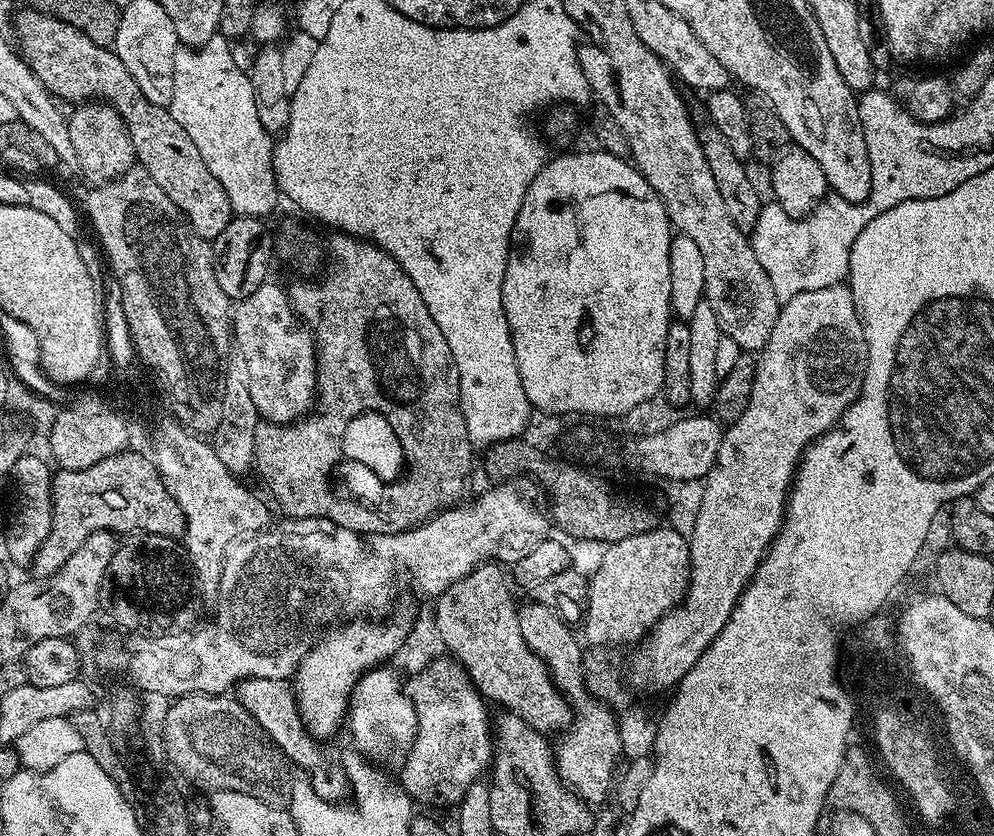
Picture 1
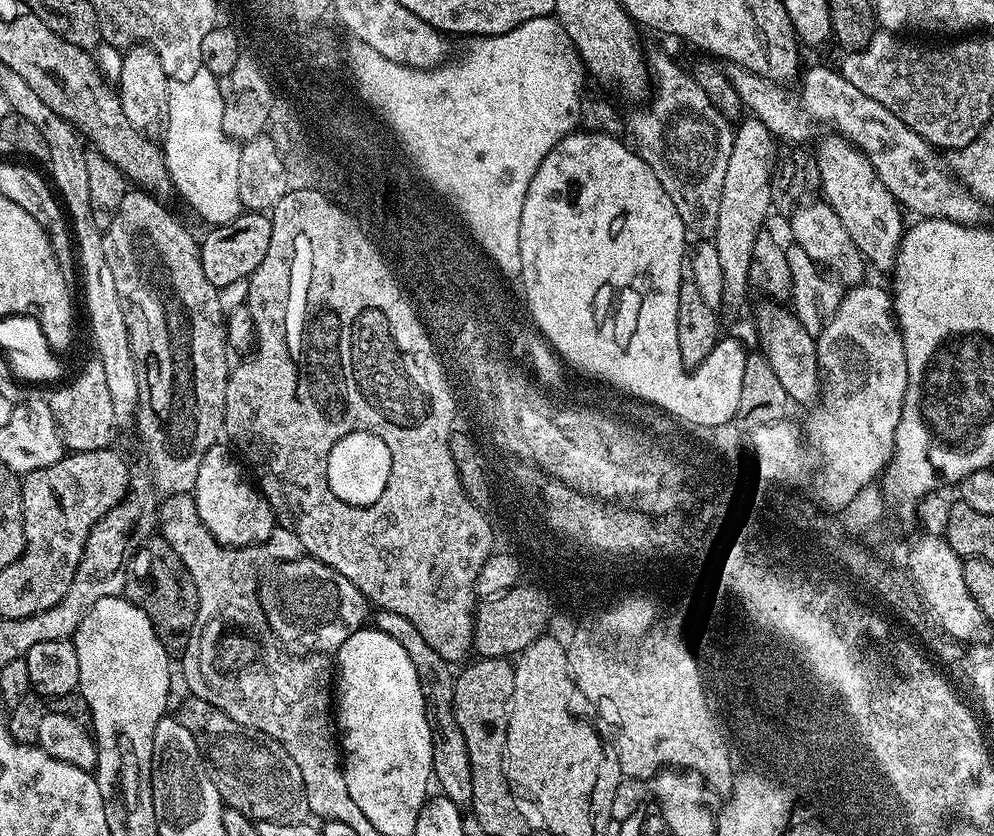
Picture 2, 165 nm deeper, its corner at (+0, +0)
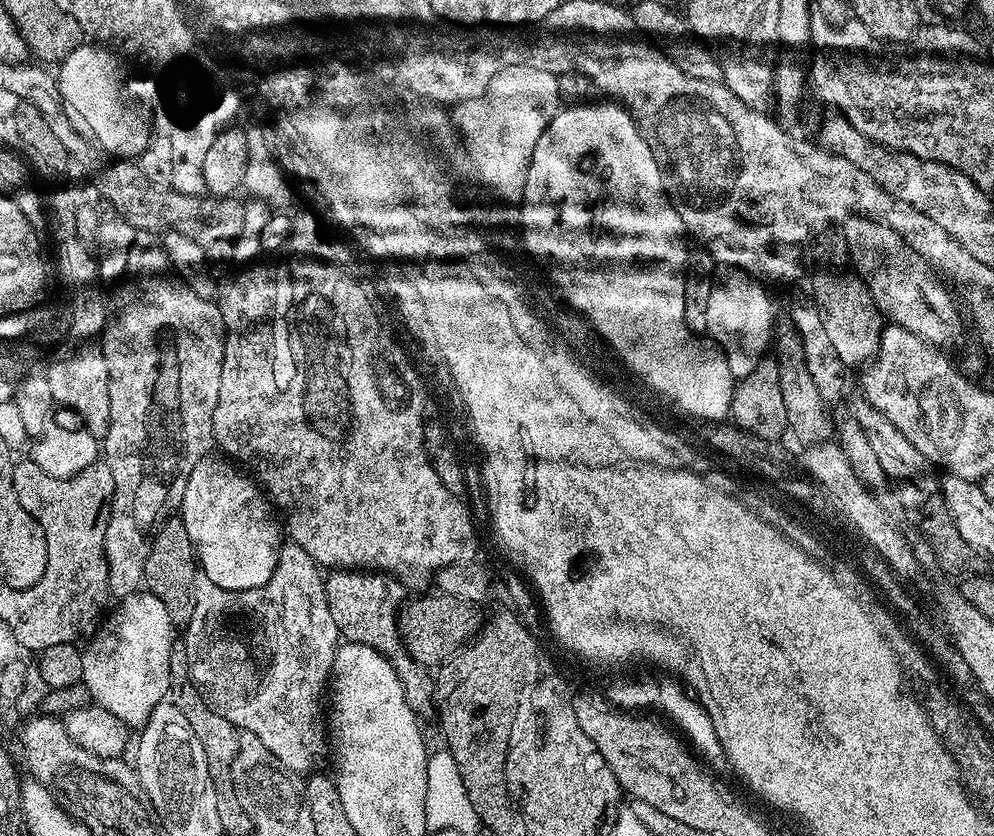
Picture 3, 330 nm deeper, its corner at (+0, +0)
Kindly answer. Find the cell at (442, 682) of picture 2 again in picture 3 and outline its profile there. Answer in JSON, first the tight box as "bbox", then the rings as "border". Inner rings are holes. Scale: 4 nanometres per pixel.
{"bbox":[324,570,436,717],"border":[[[332,570],[327,573],[324,581],[326,590],[326,602],[330,606],[330,615],[334,618],[334,626],[338,626],[341,637],[347,643],[362,643],[373,647],[378,651],[397,672],[397,678],[400,680],[401,688],[404,691],[406,702],[412,709],[415,709],[417,717],[432,716],[434,712],[434,697],[436,694],[436,685],[434,676],[424,665],[419,664],[412,659],[400,638],[400,621],[398,613],[403,609],[406,603],[406,586],[394,576],[382,572],[373,572],[371,570]]]}

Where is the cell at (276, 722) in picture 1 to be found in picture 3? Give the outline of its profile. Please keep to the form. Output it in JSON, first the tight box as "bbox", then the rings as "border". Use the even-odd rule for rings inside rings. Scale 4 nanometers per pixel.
{"bbox":[183,543,342,774],"border":[[[285,543],[280,551],[284,553],[284,560],[279,557],[276,559],[274,574],[270,574],[270,582],[266,582],[254,590],[242,590],[241,592],[222,590],[222,586],[214,586],[214,582],[210,582],[210,578],[206,578],[204,572],[197,571],[194,618],[190,618],[187,627],[183,629],[185,636],[183,639],[186,641],[188,650],[188,675],[192,677],[197,688],[203,692],[204,699],[216,709],[218,714],[222,714],[222,718],[229,720],[236,729],[254,734],[260,739],[262,746],[266,746],[266,750],[270,750],[270,754],[274,754],[274,758],[278,758],[282,767],[293,774],[301,774],[300,772],[312,774],[319,769],[316,767],[323,762],[324,755],[327,757],[330,752],[330,736],[327,731],[324,733],[326,712],[325,709],[320,709],[320,699],[324,696],[324,687],[326,689],[329,687],[332,663],[342,637],[338,626],[334,626],[334,618],[330,615],[330,606],[326,602],[325,577],[322,575],[321,565],[317,564],[314,558],[310,558],[310,554],[306,554],[306,550],[302,550],[302,546],[297,544]]]}

